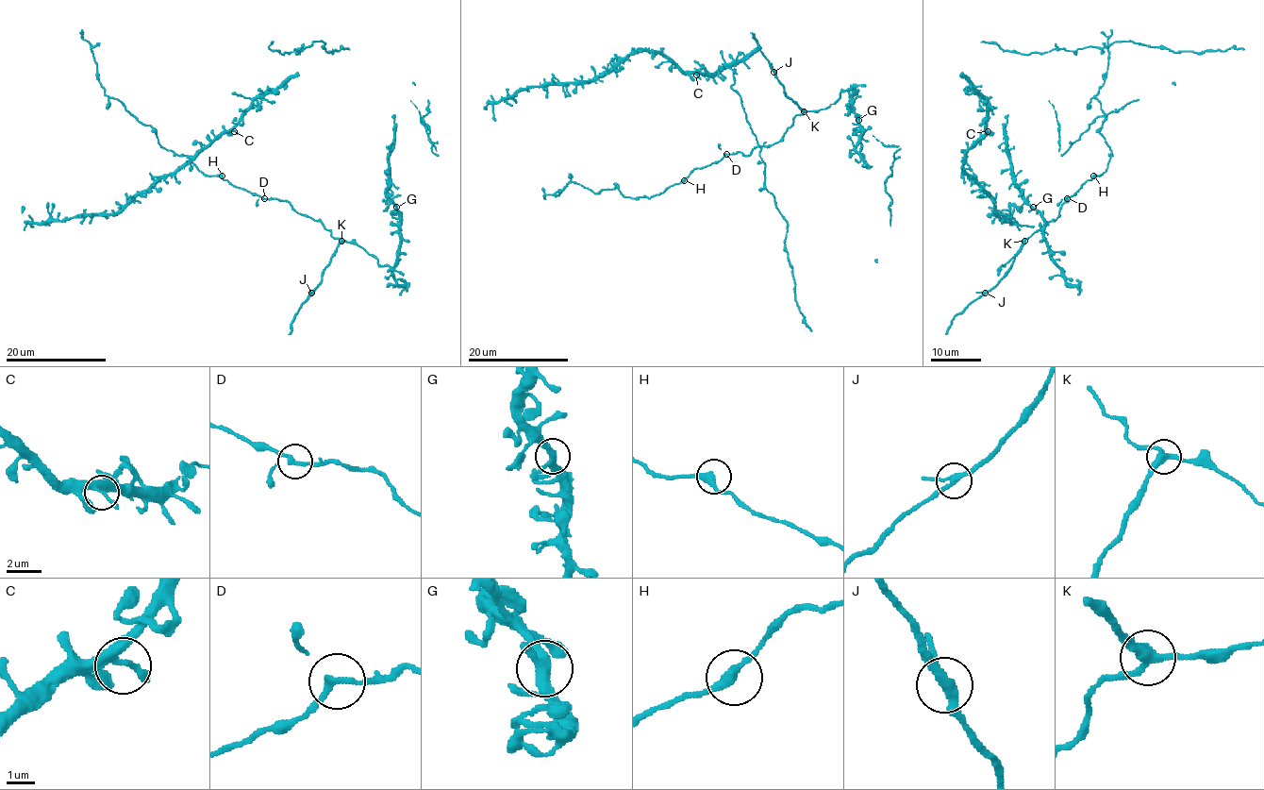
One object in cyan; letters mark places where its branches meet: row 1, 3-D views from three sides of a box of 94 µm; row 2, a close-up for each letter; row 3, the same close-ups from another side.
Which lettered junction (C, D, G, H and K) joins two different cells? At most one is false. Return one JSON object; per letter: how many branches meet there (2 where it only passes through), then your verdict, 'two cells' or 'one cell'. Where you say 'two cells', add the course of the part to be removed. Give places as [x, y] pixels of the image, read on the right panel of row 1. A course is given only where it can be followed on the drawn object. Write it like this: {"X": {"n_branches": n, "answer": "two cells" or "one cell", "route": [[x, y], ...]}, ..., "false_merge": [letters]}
{"C": {"n_branches": 3, "answer": "one cell"}, "D": {"n_branches": 3, "answer": "one cell"}, "G": {"n_branches": 3, "answer": "one cell"}, "H": {"n_branches": 2, "answer": "one cell"}, "K": {"n_branches": 3, "answer": "two cells", "route": [[1024, 241], [1006, 274], [954, 318], [946, 334]]}, "false_merge": ["K"]}

